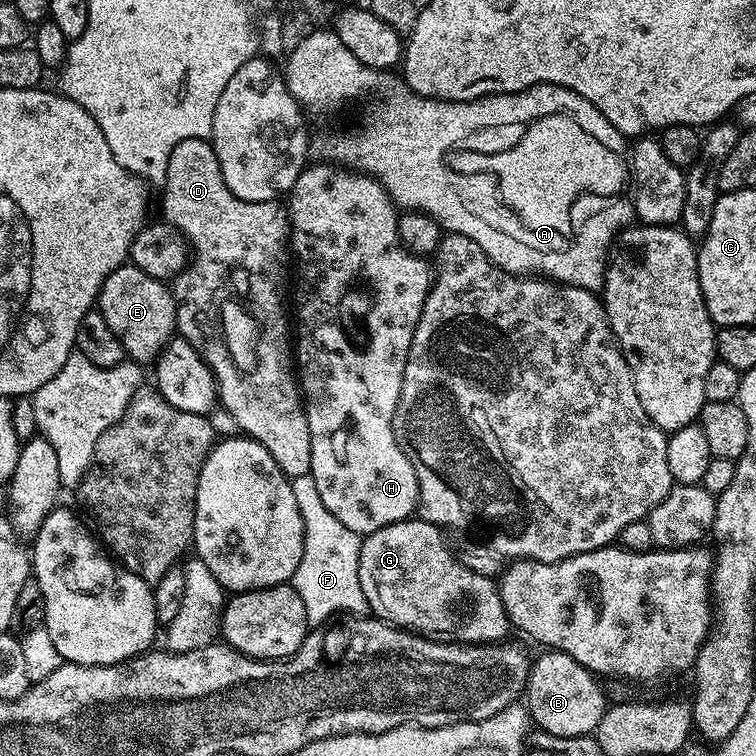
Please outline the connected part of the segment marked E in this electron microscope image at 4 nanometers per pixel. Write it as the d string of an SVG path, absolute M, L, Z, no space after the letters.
M131 262L106 278L100 288L98 311L106 318L110 330L118 334L125 357L141 366L151 365L176 332L176 303L171 287L163 280L150 278L150 274Z

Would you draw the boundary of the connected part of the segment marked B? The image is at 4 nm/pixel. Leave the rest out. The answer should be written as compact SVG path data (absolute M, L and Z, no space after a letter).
M555 650L541 651L541 656L531 661L528 669L526 707L531 720L541 732L562 738L592 736L606 709L604 692L595 675L570 654Z

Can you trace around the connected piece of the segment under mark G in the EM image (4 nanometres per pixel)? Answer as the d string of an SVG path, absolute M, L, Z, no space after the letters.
M407 518L361 539L358 582L362 582L368 612L377 620L417 634L435 634L466 644L503 641L510 625L497 581L462 566L443 534L435 524Z

